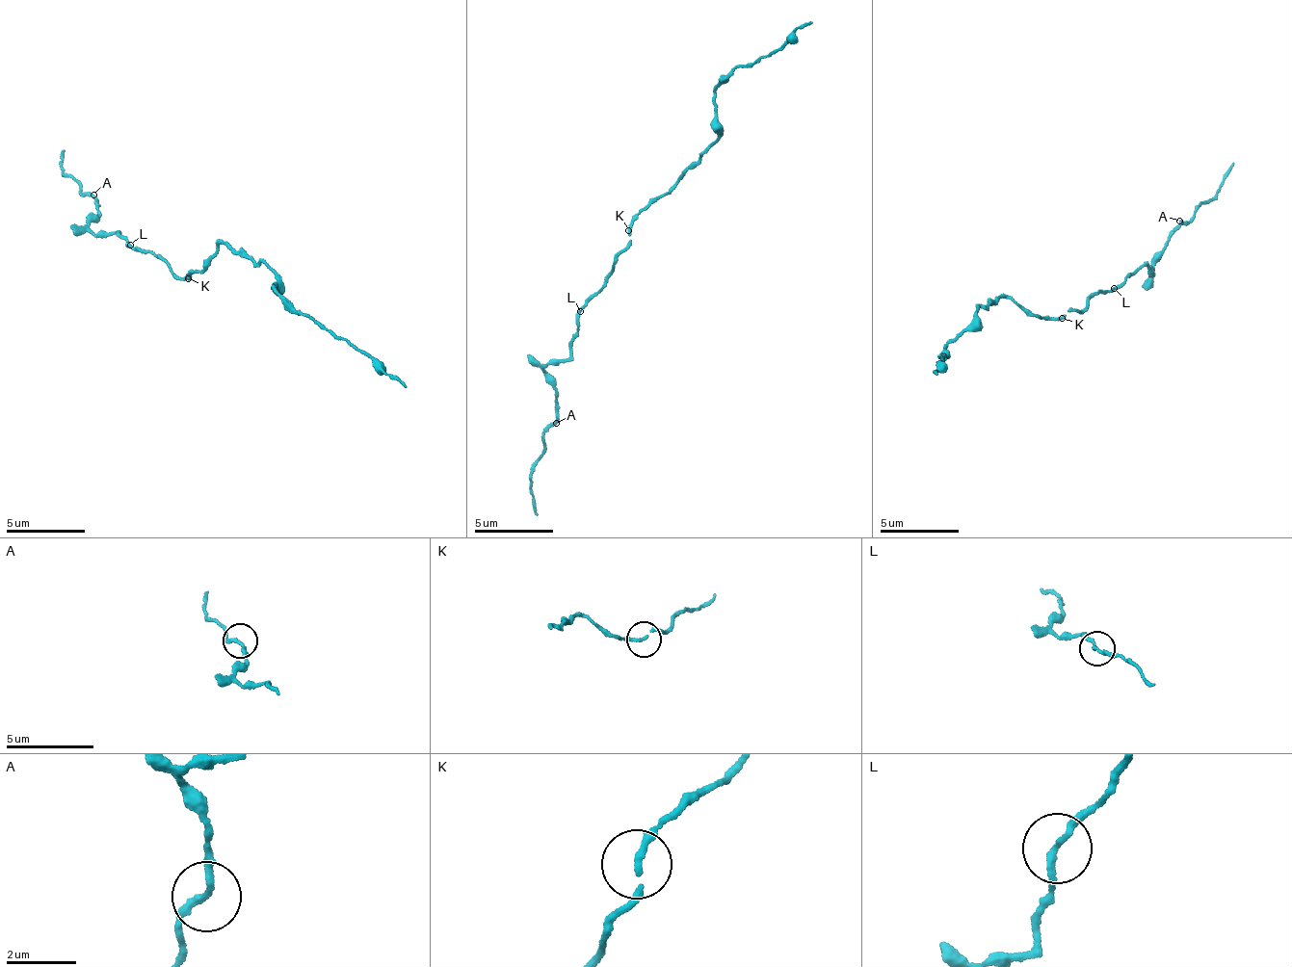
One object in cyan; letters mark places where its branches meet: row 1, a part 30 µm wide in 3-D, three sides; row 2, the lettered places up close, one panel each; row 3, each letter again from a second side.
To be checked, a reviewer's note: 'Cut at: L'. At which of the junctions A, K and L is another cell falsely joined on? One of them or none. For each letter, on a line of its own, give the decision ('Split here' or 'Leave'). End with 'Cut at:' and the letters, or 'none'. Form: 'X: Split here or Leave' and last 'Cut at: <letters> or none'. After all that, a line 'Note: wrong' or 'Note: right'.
A: Leave
K: Leave
L: Leave
Cut at: none
Note: wrong

